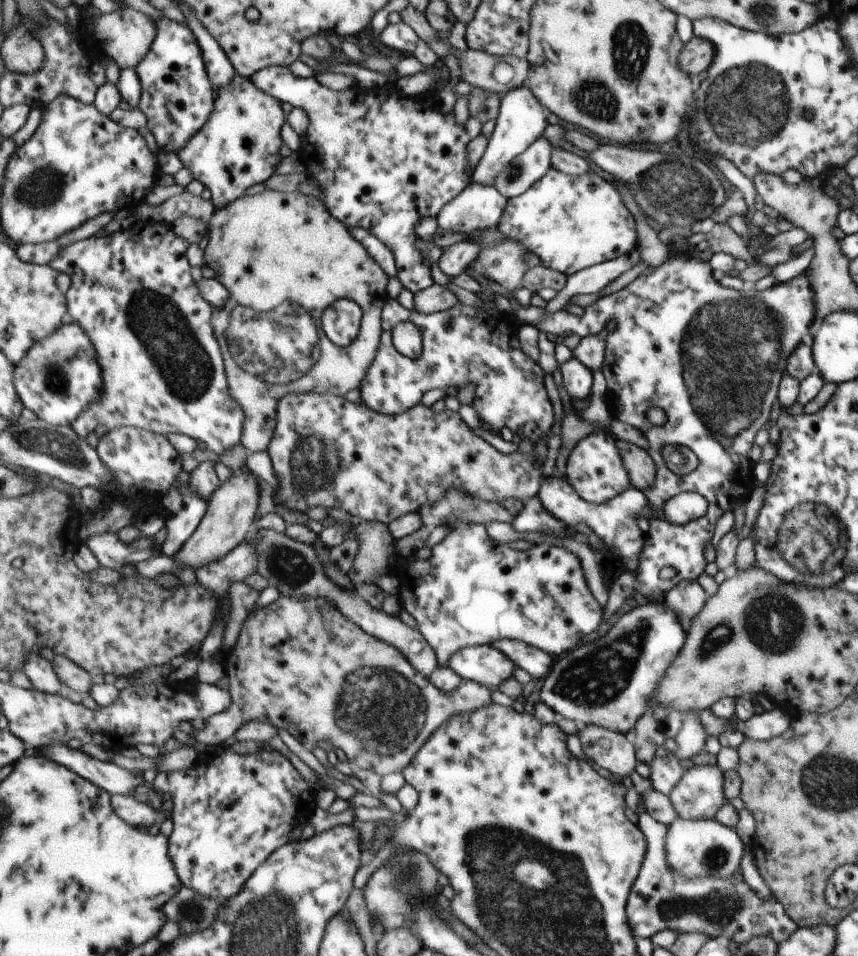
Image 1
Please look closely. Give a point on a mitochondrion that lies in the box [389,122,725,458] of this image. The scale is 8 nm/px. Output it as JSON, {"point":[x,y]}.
{"point":[671,186]}

